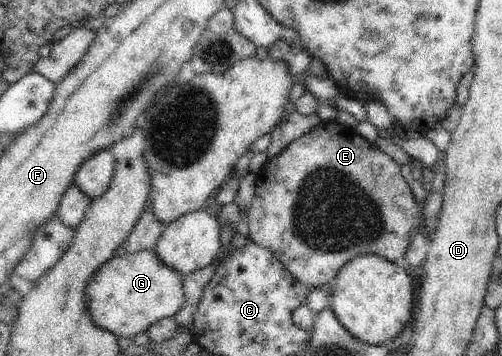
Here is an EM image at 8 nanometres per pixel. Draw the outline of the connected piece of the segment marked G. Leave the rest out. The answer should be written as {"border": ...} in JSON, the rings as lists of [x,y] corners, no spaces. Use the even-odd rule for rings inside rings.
{"border":[[[154,249],[138,253],[125,253],[123,256],[113,255],[106,260],[87,283],[85,304],[93,324],[103,331],[112,332],[117,338],[133,339],[139,333],[144,333],[154,322],[165,317],[173,317],[184,301],[183,279],[172,268],[163,267]]]}

